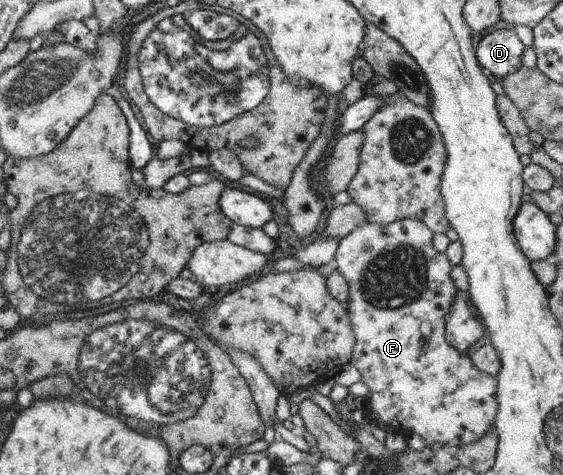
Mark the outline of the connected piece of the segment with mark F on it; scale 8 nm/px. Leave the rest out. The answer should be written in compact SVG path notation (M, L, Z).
M416 219L395 220L387 225L377 225L372 223L362 223L347 234L343 239L339 239L336 254L334 255L336 272L345 280L348 287L348 302L344 304L350 321L350 326L354 335L354 348L349 365L353 366L361 374L361 382L369 389L368 398L365 398L363 411L373 418L377 418L384 423L384 426L393 428L396 434L402 438L405 434L413 432L421 437L427 445L438 443L439 445L465 445L477 441L489 428L492 427L496 416L496 378L488 376L479 371L469 357L463 356L447 345L444 340L444 329L446 317L450 312L450 307L456 298L456 288L450 278L452 265L445 253L436 252L432 246L432 234L423 222Z

